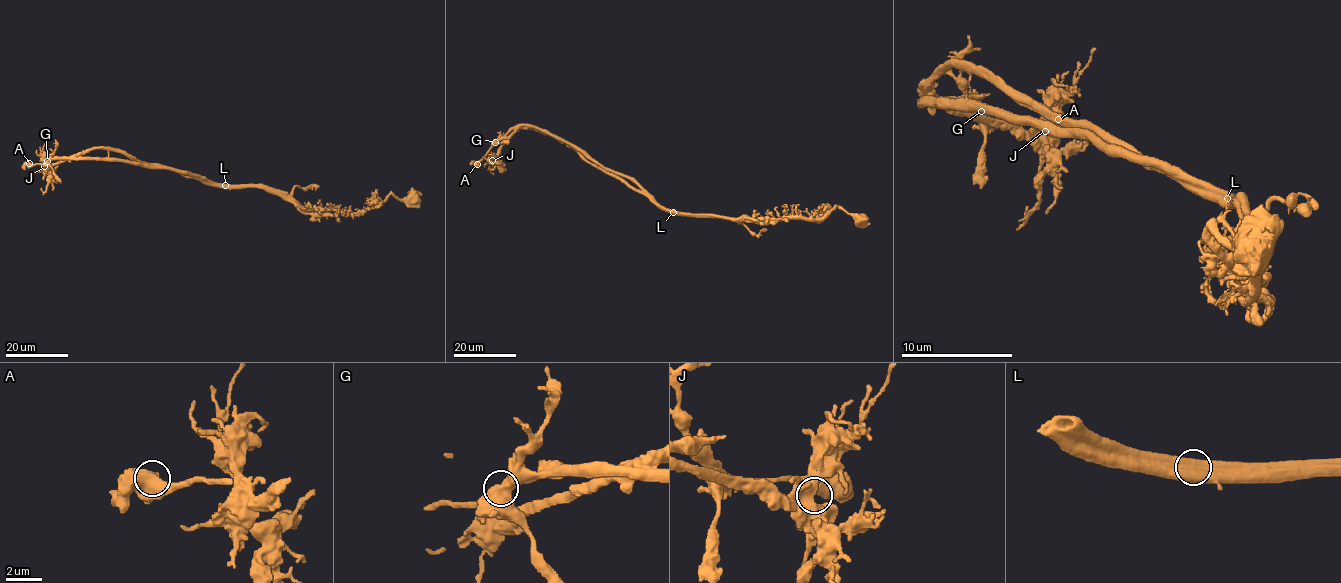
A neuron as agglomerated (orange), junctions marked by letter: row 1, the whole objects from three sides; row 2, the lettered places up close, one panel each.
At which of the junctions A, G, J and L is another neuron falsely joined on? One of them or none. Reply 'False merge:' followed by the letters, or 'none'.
False merge: L

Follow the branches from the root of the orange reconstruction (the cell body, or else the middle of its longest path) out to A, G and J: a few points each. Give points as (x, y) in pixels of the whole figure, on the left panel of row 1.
A: (412, 198), (390, 194), (356, 212), (303, 209), (260, 188), (209, 185), (186, 173), (126, 161), (29, 163)
G: (412, 198), (390, 194), (356, 212), (303, 209), (260, 188), (209, 185), (171, 169), (118, 160), (47, 161)
J: (412, 198), (390, 194), (356, 212), (322, 210), (260, 188), (209, 185), (126, 161), (66, 158), (44, 166)

